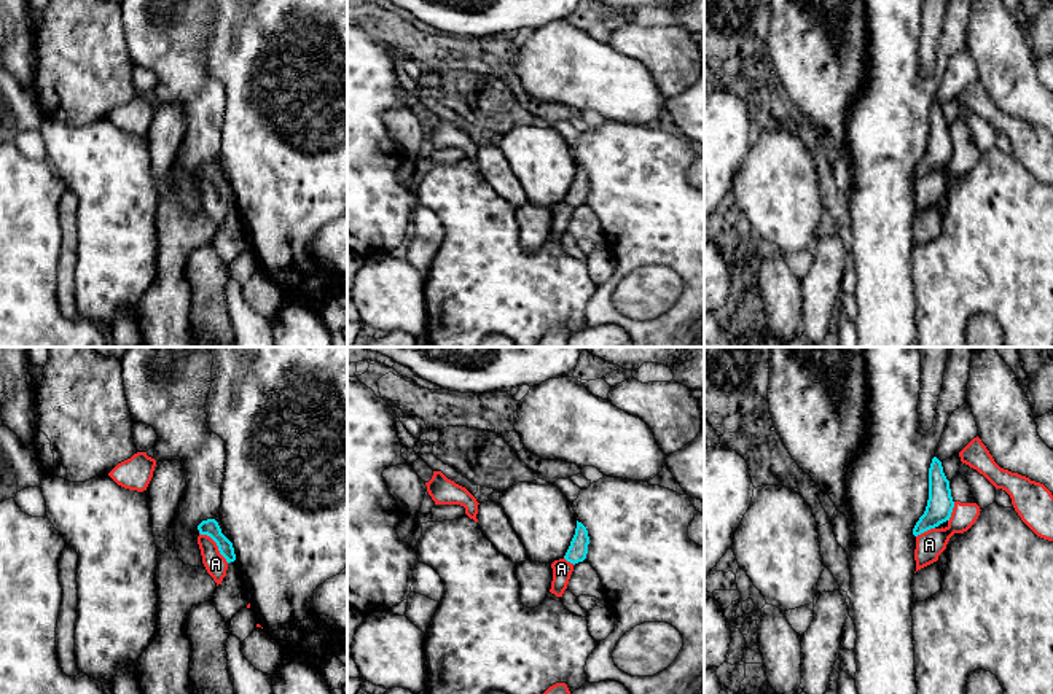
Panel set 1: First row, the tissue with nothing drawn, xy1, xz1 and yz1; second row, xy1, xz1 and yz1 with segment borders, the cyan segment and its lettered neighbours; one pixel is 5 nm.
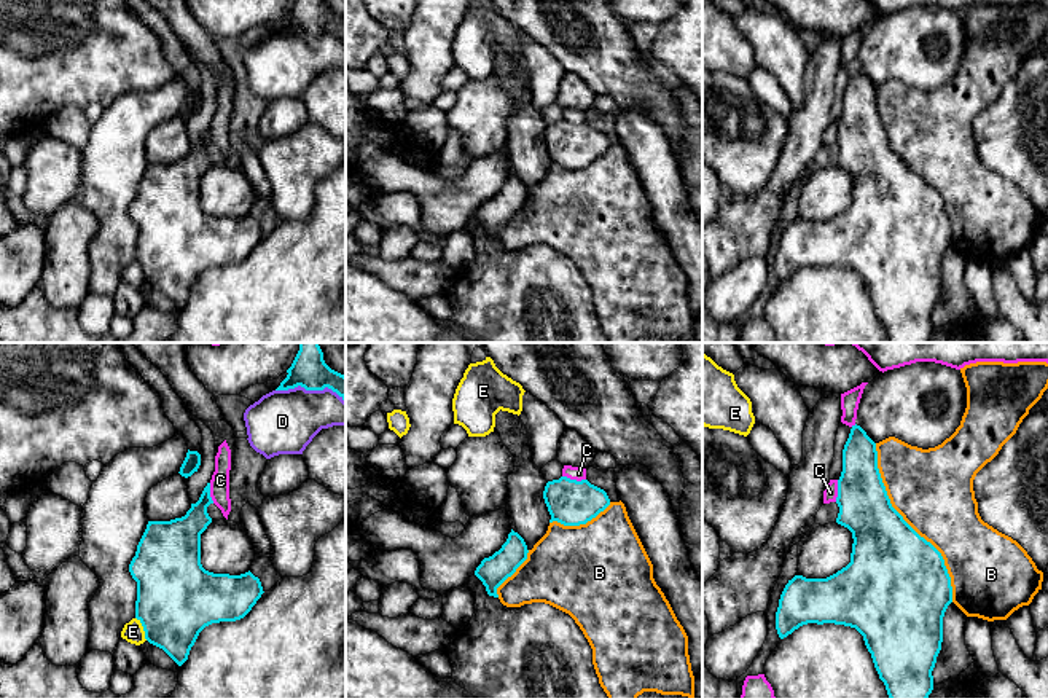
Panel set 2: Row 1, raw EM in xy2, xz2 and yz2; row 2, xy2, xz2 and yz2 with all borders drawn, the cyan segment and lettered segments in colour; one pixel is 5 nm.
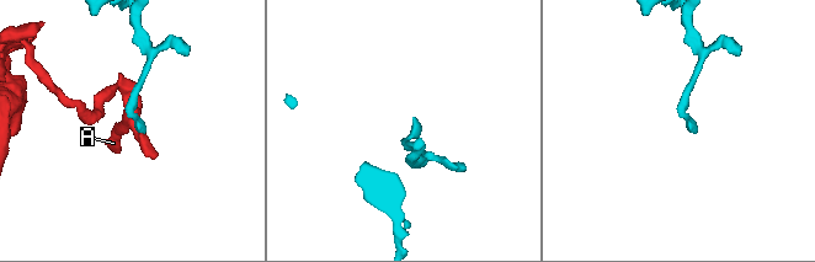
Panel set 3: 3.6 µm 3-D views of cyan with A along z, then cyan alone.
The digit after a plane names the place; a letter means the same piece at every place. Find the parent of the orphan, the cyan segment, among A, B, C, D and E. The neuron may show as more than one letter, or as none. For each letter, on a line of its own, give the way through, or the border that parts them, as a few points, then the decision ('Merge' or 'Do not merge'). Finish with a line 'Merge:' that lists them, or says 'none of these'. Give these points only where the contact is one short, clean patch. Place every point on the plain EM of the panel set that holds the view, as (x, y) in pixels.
A: Boundary: xy1 (199, 175), (215, 187), (219, 196), (228, 206). Do not merge
B: Do not merge
C: Do not merge
D: Do not merge
E: Do not merge
Merge: none of these

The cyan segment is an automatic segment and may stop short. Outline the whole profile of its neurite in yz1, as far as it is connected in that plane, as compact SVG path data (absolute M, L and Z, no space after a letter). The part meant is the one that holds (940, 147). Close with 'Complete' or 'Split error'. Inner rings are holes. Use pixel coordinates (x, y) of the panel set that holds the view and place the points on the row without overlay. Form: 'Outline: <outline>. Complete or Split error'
Outline: M934 100L929 111L929 143L924 158L919 161L913 172L913 178L918 180L940 167L949 164L954 151L951 140L949 124L943 116L941 105Z. Complete

